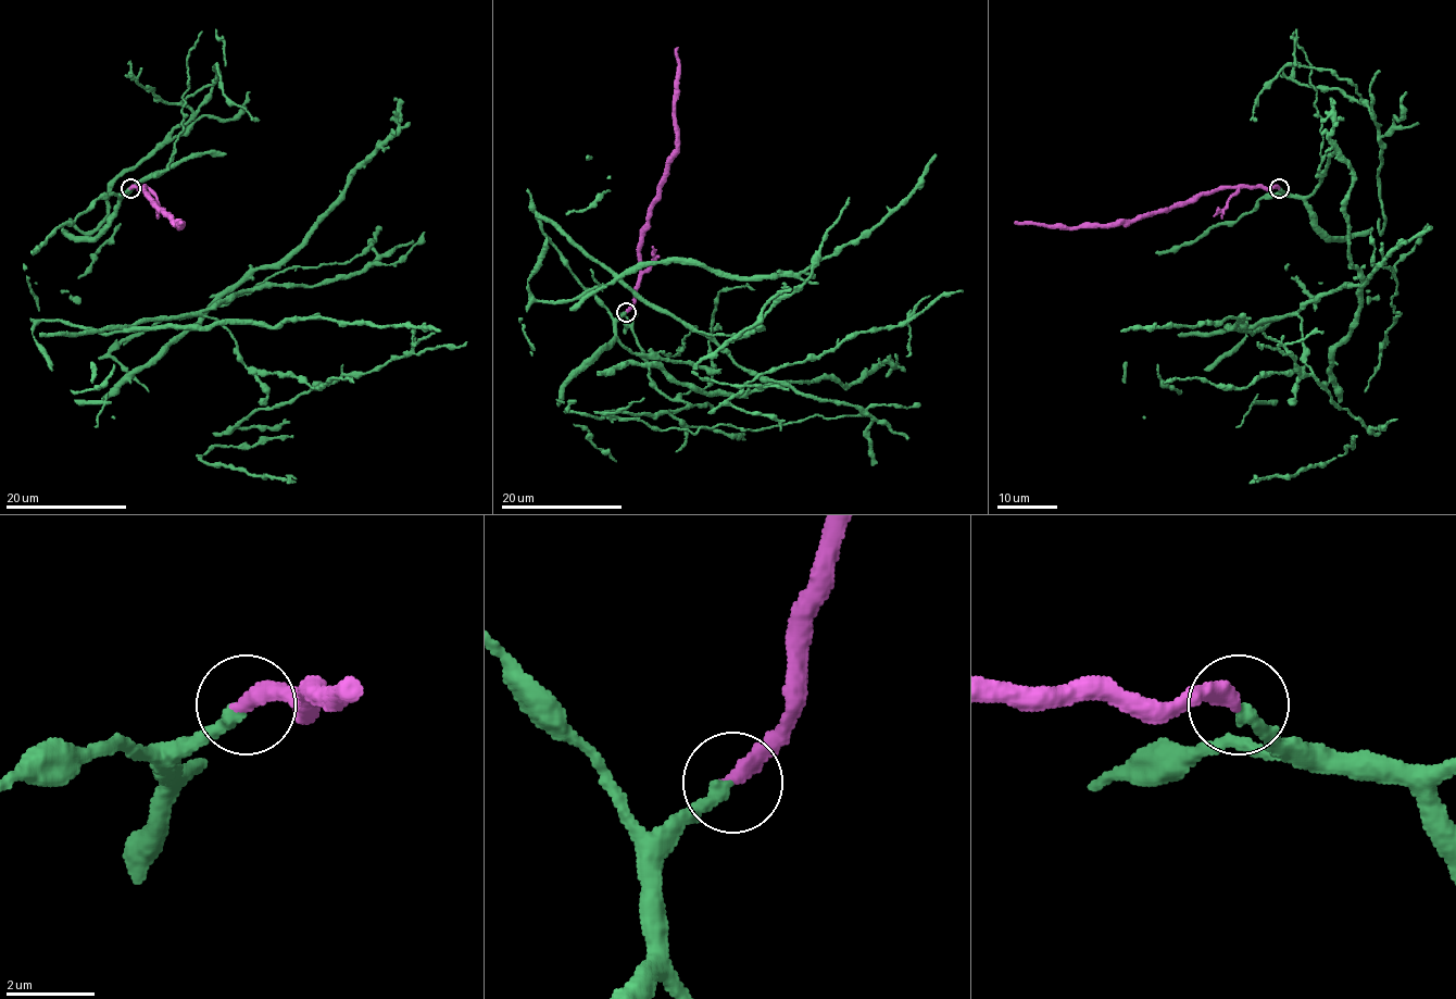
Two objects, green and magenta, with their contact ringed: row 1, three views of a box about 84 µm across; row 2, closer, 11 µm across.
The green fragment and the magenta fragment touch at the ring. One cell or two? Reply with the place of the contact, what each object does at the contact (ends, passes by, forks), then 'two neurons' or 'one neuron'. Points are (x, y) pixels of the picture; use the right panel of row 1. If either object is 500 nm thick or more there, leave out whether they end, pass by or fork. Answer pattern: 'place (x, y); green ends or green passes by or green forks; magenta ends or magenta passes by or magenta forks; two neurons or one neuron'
place (1279, 188); green ends; magenta ends; one neuron

